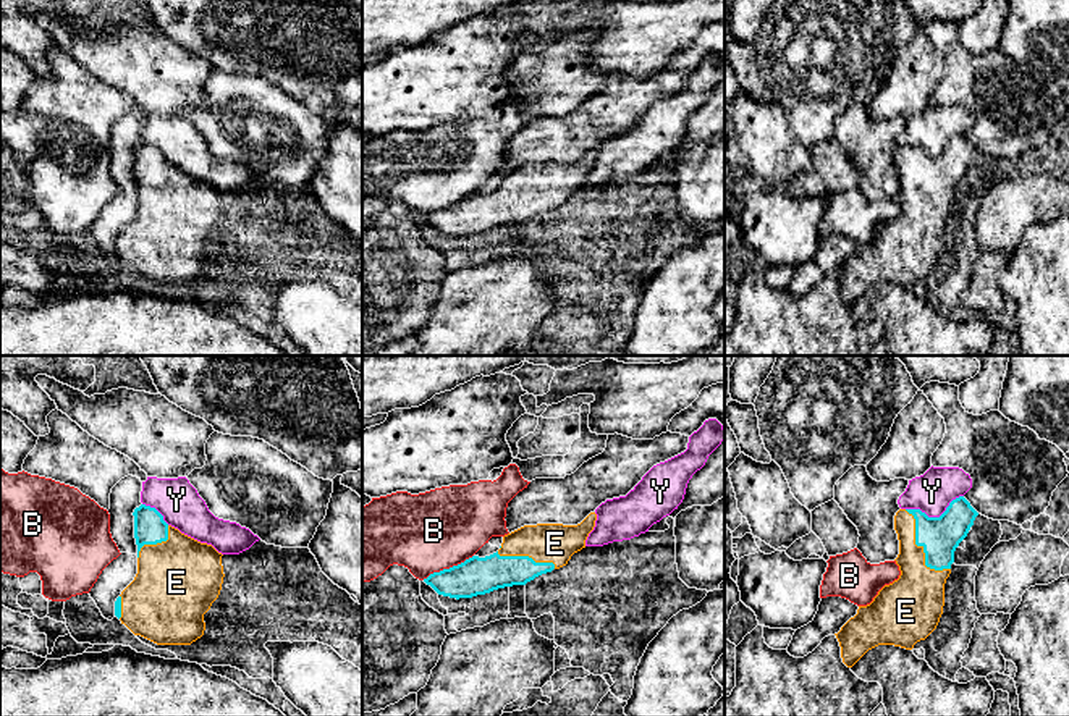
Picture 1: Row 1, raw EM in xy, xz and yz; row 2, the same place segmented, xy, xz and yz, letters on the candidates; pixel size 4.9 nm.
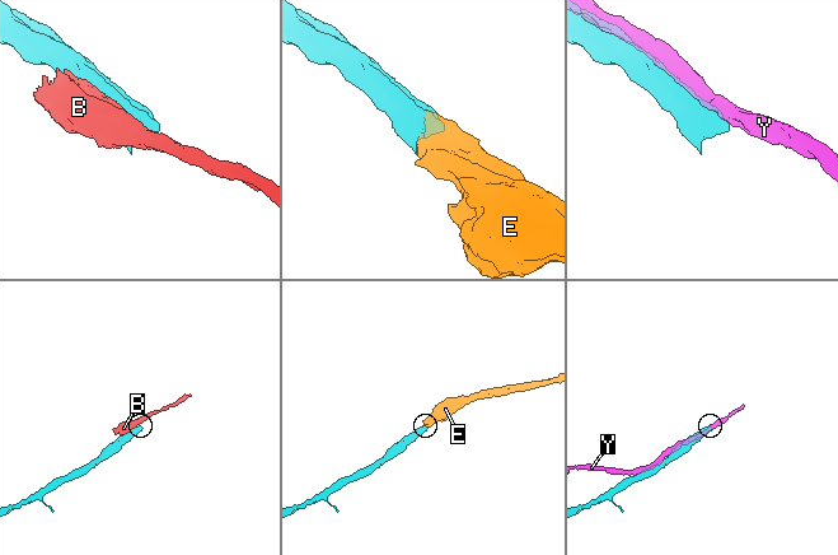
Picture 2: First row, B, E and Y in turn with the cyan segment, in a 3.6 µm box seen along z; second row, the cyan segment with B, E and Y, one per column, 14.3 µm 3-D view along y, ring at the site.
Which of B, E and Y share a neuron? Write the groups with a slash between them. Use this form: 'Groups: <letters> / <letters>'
Groups: B / E / Y

